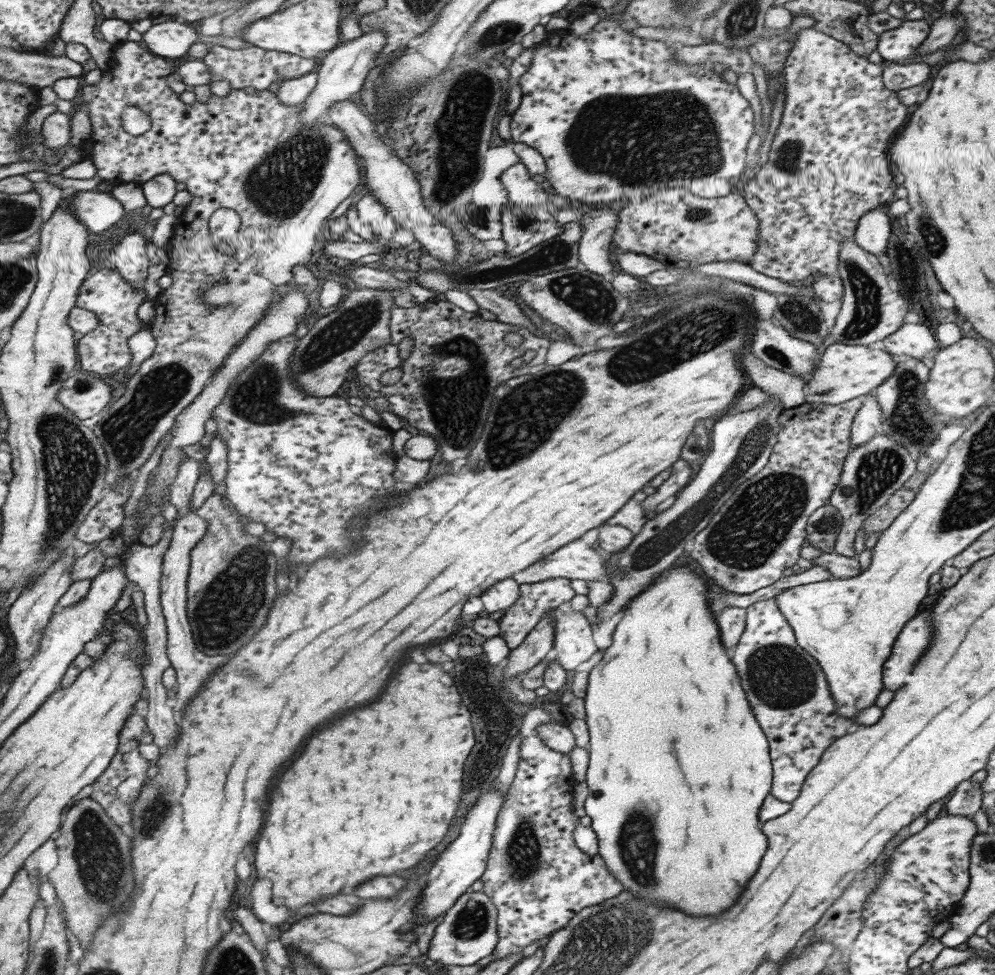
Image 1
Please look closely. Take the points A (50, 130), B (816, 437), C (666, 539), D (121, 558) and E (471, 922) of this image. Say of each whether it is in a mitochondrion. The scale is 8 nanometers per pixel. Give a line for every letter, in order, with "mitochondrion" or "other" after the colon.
A: other
B: other
C: mitochondrion
D: other
E: mitochondrion

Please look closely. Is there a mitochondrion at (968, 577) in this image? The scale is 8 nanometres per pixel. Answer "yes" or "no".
no

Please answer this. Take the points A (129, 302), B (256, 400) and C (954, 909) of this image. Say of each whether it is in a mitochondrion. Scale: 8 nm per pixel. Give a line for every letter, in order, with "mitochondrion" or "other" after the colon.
A: other
B: mitochondrion
C: other

